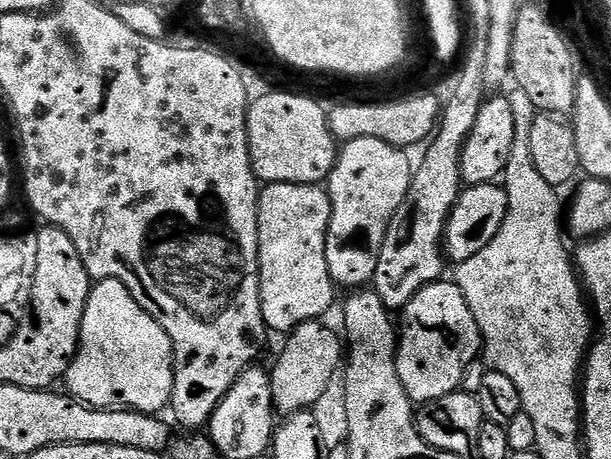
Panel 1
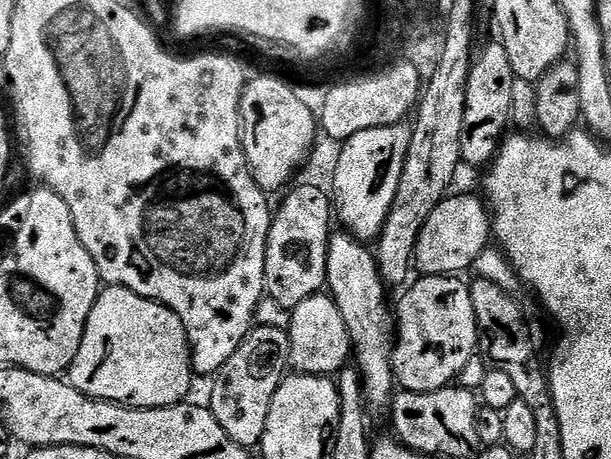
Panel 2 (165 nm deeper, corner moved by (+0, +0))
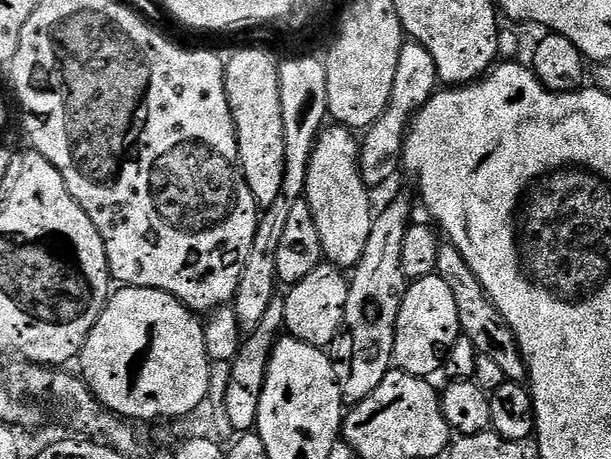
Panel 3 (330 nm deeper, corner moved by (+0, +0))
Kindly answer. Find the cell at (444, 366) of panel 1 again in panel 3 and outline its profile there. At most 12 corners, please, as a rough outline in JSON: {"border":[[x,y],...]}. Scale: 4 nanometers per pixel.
{"border":[[433,274],[409,283],[394,364],[425,378],[461,336],[453,291]]}

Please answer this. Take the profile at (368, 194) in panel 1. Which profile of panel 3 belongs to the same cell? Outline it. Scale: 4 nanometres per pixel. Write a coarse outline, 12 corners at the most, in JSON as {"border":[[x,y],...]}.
{"border":[[406,42],[388,109],[363,133],[360,173],[402,168],[413,115],[438,90],[426,44]]}

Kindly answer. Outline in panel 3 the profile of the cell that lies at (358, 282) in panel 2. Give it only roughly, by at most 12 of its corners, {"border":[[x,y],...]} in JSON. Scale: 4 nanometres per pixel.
{"border":[[328,126],[304,191],[324,260],[358,266],[374,219],[353,129]]}

